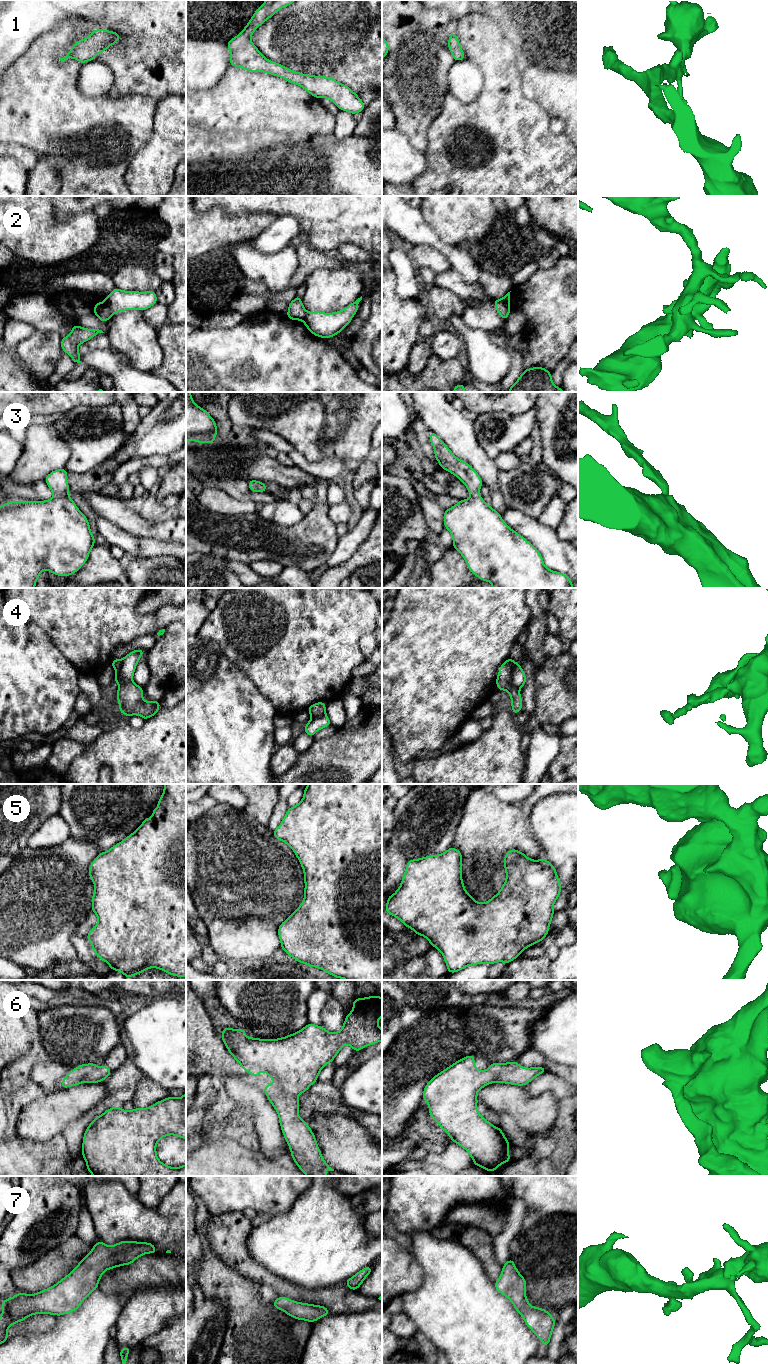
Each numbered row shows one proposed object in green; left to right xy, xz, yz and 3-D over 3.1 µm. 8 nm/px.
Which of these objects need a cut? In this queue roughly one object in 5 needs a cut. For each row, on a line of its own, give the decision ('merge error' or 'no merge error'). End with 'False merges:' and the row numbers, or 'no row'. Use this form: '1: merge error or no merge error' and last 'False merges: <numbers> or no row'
1: no merge error
2: merge error
3: no merge error
4: merge error
5: no merge error
6: no merge error
7: no merge error
False merges: 2, 4

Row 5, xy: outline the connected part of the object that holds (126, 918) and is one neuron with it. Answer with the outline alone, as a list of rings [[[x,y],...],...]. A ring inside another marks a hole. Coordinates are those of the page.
[[[164,784],[164,791],[152,811],[152,817],[143,823],[123,841],[108,851],[99,853],[89,867],[89,877],[95,886],[92,896],[92,911],[98,918],[97,924],[87,934],[87,939],[95,954],[107,962],[111,970],[119,971],[127,979],[146,971],[158,968],[170,975],[186,977],[186,784]]]

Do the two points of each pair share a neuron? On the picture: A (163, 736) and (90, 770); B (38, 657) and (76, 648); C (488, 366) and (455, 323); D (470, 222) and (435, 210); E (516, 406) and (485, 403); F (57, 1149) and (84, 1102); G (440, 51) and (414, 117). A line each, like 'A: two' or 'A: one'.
A: one
B: two
C: one
D: one
E: one
F: two
G: one

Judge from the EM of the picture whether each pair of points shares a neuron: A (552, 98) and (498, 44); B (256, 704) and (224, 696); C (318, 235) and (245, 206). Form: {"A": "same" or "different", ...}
{"A": "different", "B": "same", "C": "same"}

